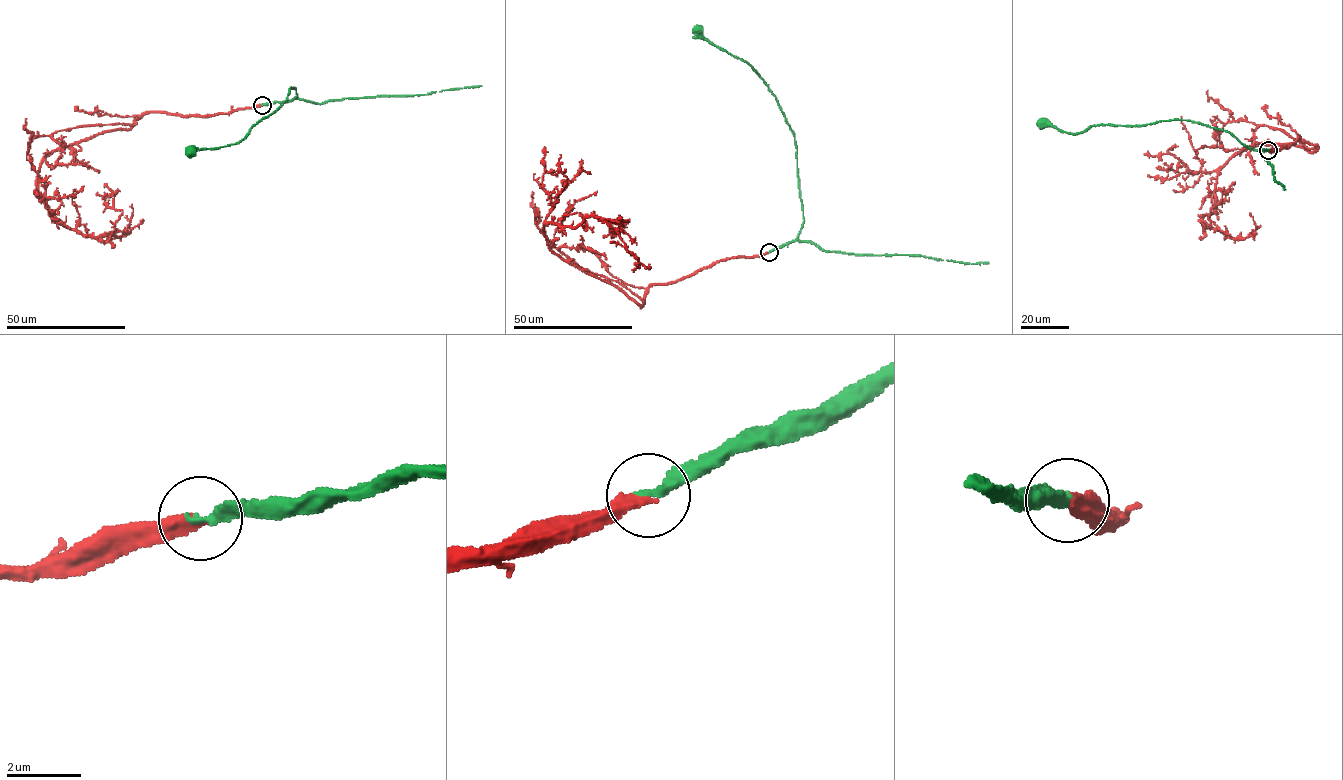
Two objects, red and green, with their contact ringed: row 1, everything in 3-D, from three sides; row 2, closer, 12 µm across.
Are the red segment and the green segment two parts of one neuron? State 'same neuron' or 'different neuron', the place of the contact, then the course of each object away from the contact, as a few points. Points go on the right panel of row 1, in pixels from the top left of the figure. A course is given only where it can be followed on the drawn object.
same neuron | (1268, 150) | red via (1268, 150), (1297, 136), (1317, 146), (1242, 150), (1220, 170), (1203, 224), (1235, 184) | green via (1268, 150), (1254, 150), (1229, 132), (1183, 119), (1140, 126), (1102, 124), (1077, 134), (1041, 122)

